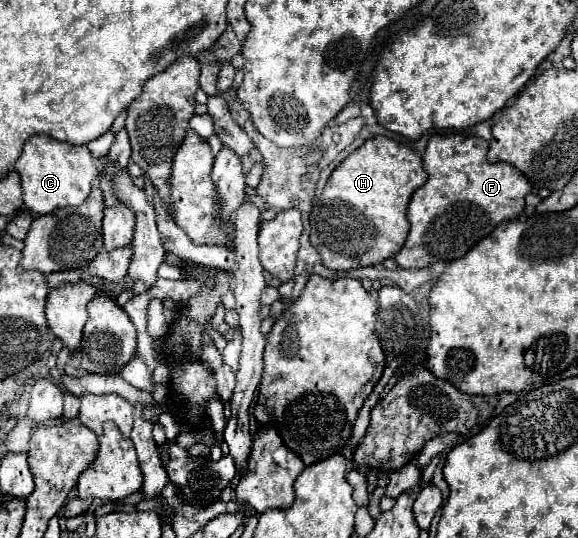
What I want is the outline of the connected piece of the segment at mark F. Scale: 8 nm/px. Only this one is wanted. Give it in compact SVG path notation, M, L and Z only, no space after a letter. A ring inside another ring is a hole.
M431 136L423 156L423 168L429 178L427 184L411 196L407 212L411 230L405 246L395 258L401 268L425 268L435 258L451 262L487 238L501 222L521 216L525 196L531 192L529 180L511 164L489 162L487 150L489 142L479 136ZM425 244L437 248L431 252ZM435 250L437 256L433 256Z

